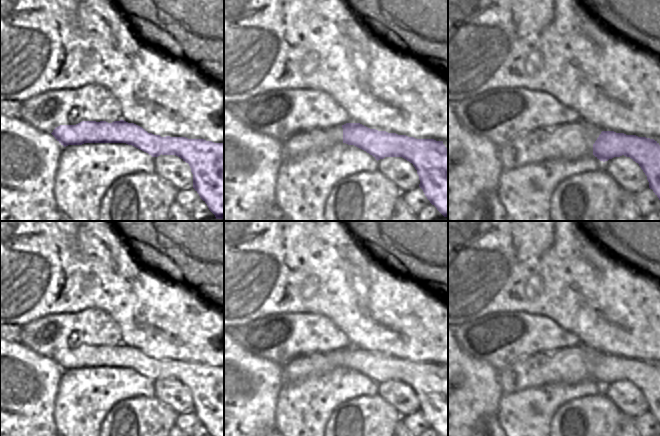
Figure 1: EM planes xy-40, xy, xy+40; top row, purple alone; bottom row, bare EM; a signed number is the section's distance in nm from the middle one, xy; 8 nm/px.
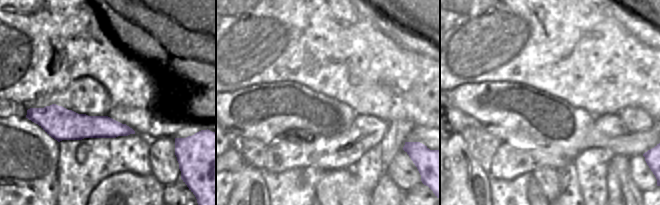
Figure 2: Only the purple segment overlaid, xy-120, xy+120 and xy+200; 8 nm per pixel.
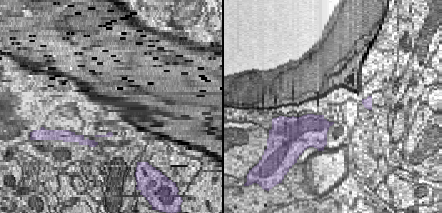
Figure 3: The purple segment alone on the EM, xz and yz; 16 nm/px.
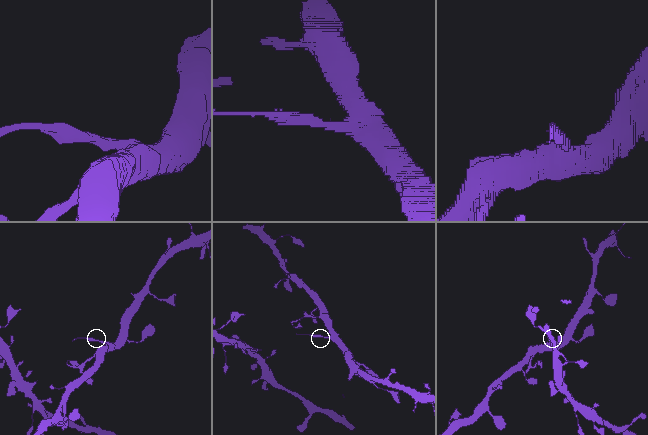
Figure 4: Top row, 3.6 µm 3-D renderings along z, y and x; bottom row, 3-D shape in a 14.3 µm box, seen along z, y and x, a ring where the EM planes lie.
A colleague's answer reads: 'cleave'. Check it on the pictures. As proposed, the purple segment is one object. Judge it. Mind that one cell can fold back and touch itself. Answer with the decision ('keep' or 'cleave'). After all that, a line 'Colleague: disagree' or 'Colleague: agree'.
cleave
Colleague: agree

